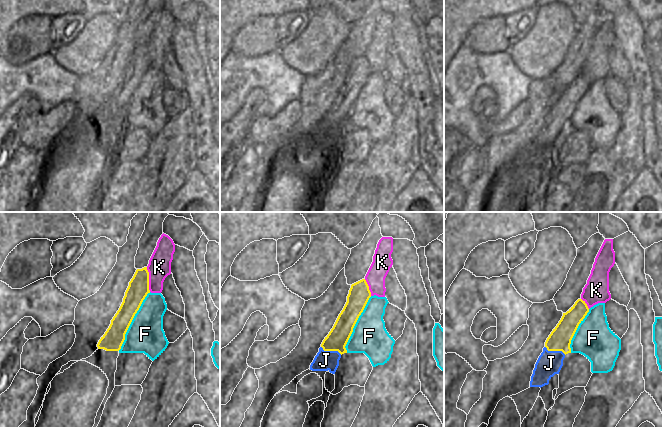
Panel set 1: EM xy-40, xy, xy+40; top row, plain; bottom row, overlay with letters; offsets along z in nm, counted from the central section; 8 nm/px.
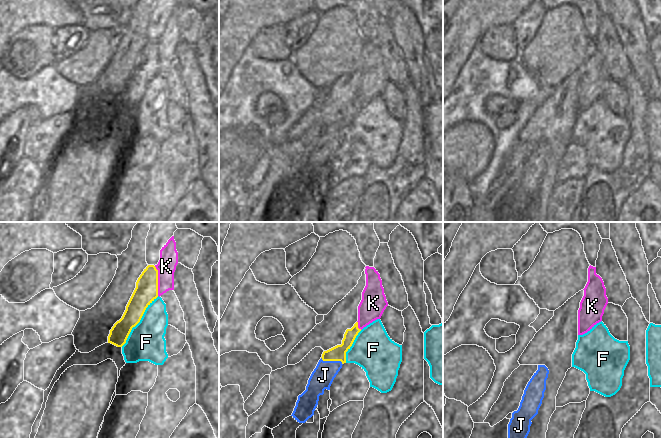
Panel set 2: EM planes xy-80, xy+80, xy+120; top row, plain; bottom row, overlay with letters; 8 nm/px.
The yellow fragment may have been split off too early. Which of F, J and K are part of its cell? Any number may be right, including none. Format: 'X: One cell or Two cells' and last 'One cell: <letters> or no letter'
F: Two cells
J: One cell
K: Two cells
One cell: J.

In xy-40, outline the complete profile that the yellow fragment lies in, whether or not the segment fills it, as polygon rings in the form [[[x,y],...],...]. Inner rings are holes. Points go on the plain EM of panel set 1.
[[[147,43],[137,45],[129,58],[119,86],[97,120],[98,125],[106,127],[119,127],[121,125],[125,110],[148,69],[150,66]]]

